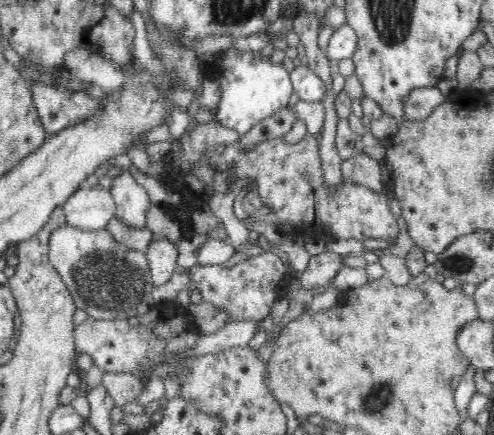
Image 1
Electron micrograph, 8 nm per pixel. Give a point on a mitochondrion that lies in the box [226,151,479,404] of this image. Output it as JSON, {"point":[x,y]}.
{"point":[457,263]}

